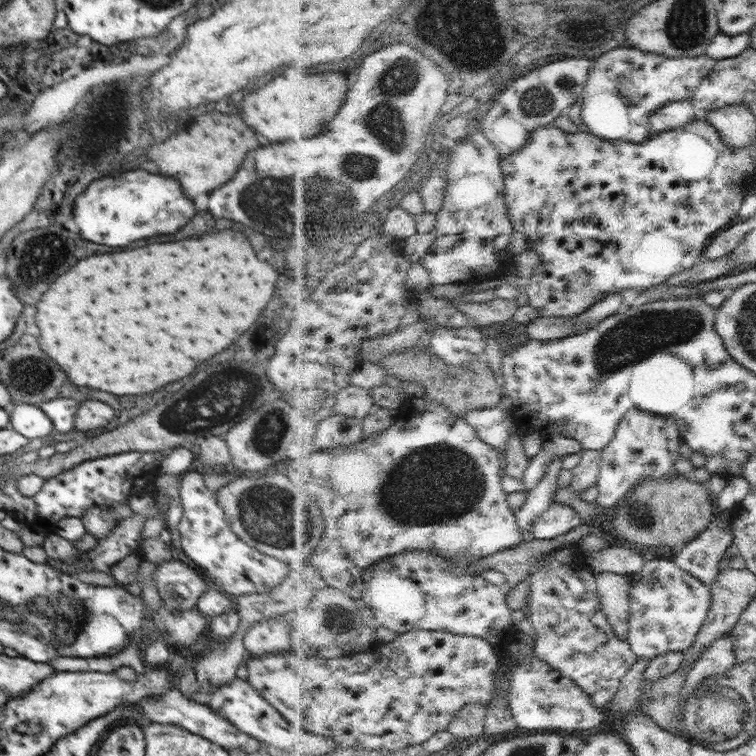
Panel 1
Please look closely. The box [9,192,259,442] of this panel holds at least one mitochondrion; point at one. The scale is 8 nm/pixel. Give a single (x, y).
(43, 254)

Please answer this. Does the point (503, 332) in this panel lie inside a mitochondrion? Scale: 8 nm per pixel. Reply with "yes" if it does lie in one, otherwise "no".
no

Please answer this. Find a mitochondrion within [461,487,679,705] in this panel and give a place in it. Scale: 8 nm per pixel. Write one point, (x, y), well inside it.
(640, 514)

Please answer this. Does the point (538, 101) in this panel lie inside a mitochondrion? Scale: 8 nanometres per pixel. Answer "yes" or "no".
yes

